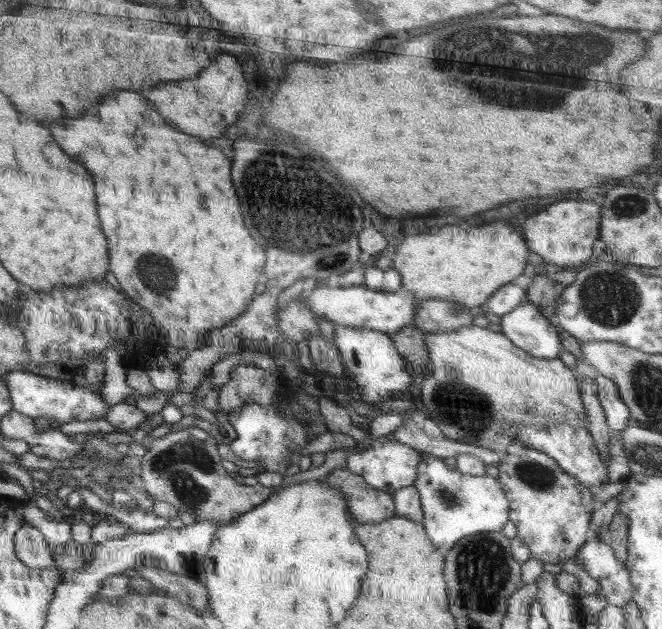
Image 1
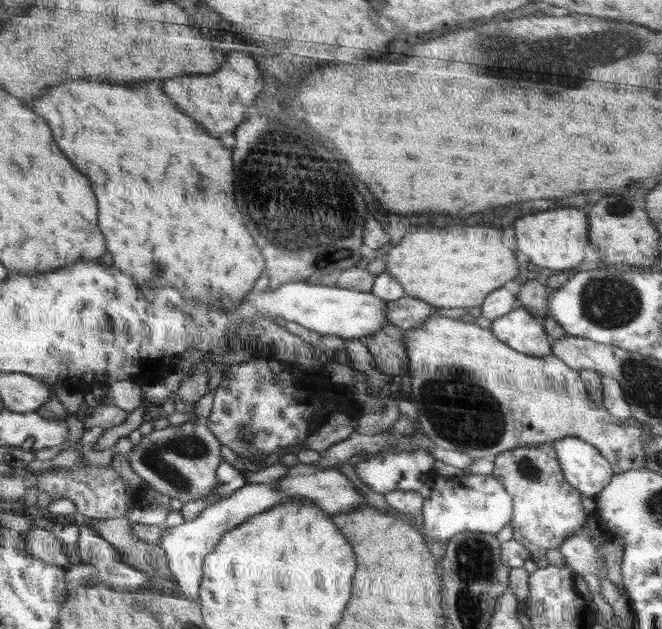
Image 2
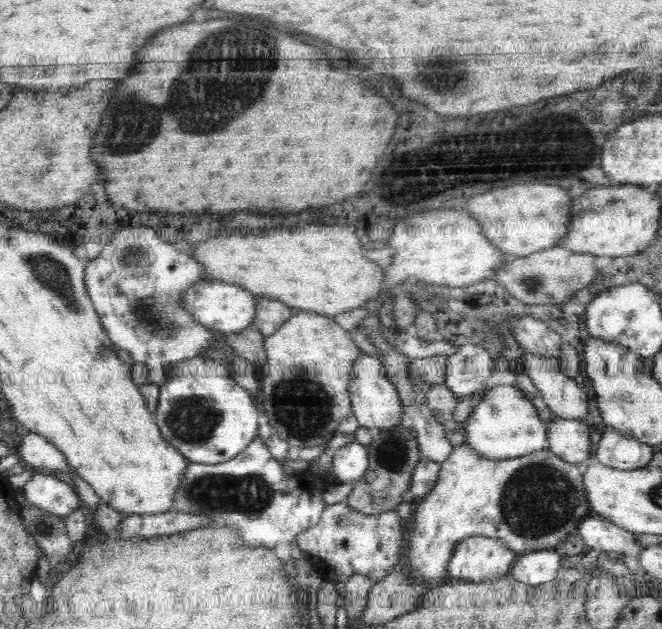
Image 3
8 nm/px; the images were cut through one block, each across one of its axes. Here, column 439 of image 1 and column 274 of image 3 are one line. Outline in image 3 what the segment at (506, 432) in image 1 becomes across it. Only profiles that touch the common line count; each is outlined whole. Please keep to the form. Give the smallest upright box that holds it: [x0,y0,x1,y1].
[260,311,364,448]

